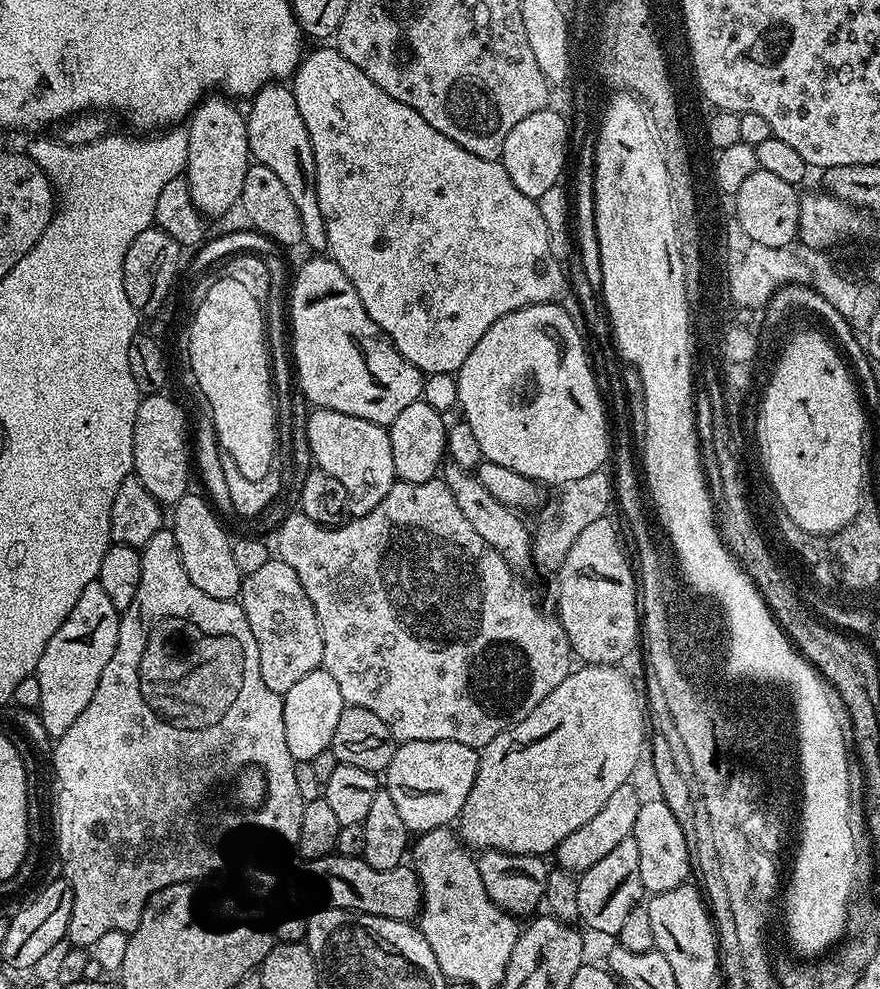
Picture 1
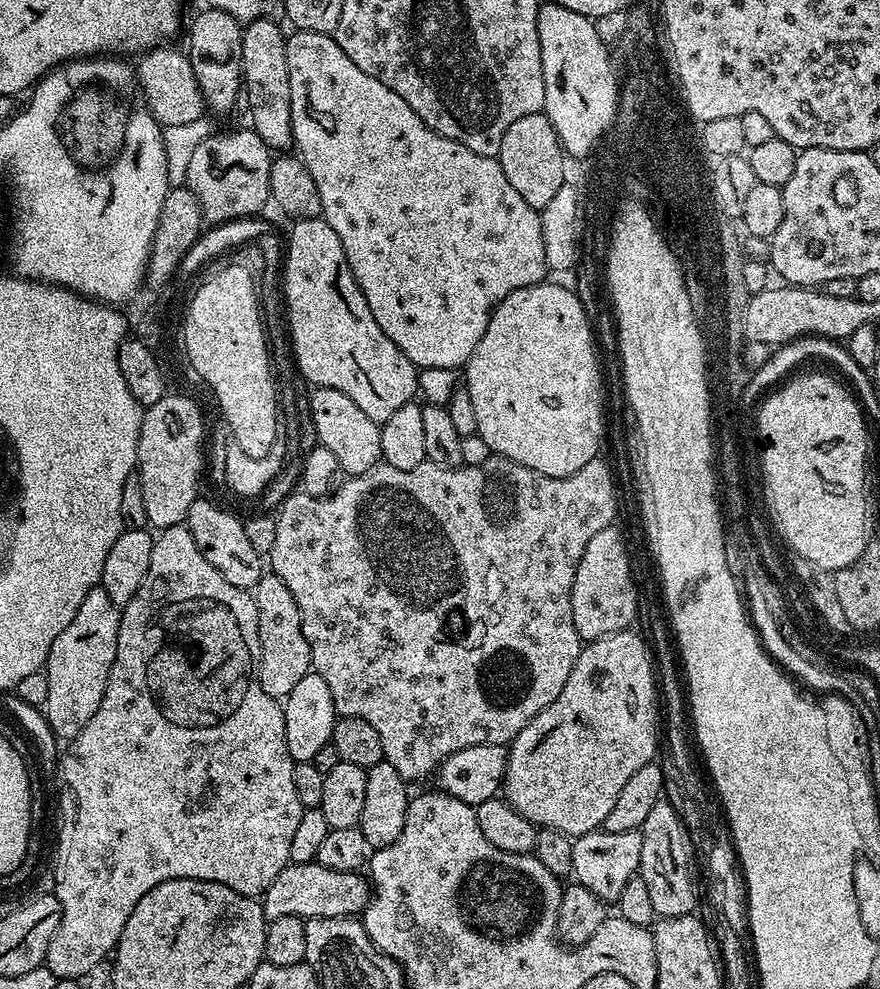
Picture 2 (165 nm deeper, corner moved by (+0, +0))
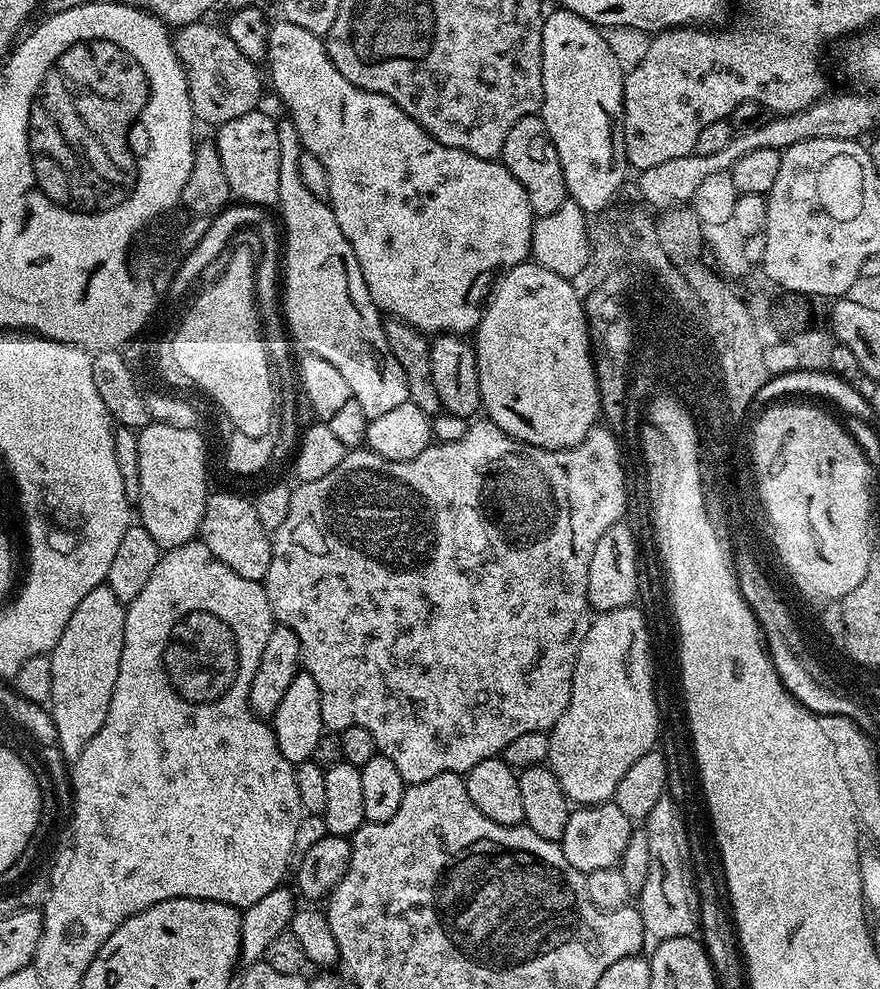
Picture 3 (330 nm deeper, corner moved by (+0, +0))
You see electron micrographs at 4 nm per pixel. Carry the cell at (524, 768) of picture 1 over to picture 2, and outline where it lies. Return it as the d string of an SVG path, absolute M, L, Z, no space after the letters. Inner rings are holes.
M625 630L585 643L574 662L574 670L570 670L570 678L566 678L566 686L562 686L562 694L558 694L558 698L554 698L554 702L550 702L550 706L546 706L546 710L542 710L537 716L530 718L527 726L507 745L508 761L502 785L503 799L507 800L510 806L514 806L514 810L518 810L518 814L522 814L522 818L526 818L531 824L536 825L537 829L553 828L573 838L587 832L597 831L603 825L606 814L610 814L614 801L618 799L618 794L622 794L628 779L637 770L642 770L642 766L651 764L657 759L656 708L658 712L658 676L654 671L654 656L650 651L649 641L647 644L636 633L636 630Z

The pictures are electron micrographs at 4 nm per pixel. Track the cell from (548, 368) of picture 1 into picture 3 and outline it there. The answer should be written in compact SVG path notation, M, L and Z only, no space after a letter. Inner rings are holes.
M535 262L509 268L499 280L492 301L486 304L474 329L483 411L487 419L493 420L503 432L522 444L539 448L573 448L586 438L591 428L597 427L600 416L600 395L592 350L588 347L584 301L578 298L569 277L554 274L554 270L546 270Z

